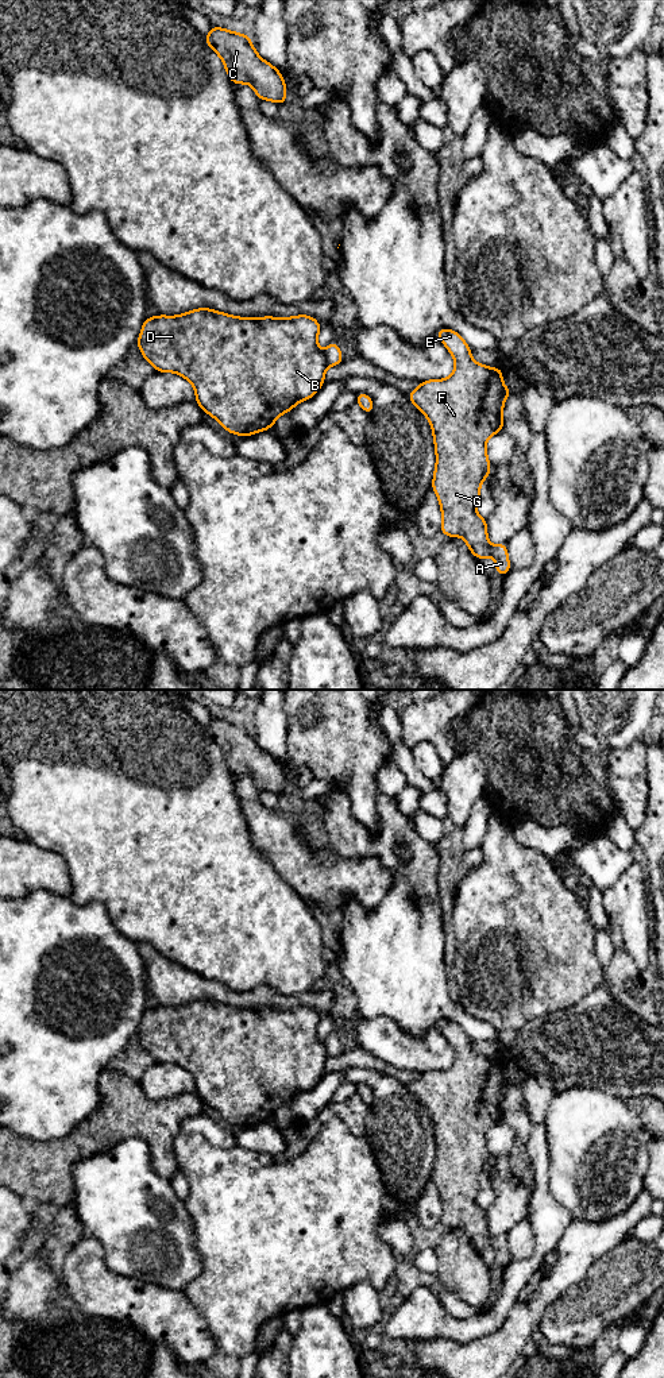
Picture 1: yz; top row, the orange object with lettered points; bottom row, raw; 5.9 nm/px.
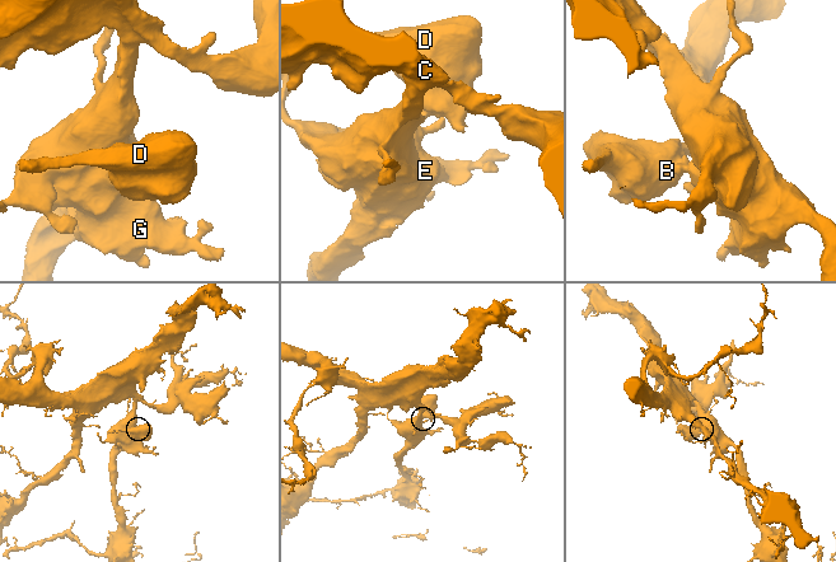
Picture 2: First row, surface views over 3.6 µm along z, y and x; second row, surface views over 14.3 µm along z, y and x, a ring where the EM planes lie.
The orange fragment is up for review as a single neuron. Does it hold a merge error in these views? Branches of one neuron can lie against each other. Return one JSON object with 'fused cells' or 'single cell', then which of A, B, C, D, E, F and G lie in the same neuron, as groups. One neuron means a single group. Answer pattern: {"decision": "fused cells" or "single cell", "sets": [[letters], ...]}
{"decision": "fused cells", "sets": [["A", "C", "E", "F", "G"], ["B", "D"]]}

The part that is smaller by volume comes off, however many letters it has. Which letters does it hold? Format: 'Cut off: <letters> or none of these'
Cut off: B, D

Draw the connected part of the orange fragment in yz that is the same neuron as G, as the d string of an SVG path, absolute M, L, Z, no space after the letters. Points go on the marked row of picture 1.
M441 328L436 336L451 352L455 370L445 379L421 382L406 395L429 420L433 433L436 466L432 490L437 495L441 509L440 532L447 537L463 537L478 560L491 556L495 561L495 572L505 576L511 571L507 544L491 545L489 543L487 521L476 513L476 505L480 485L493 470L486 452L486 441L503 431L503 404L513 391L503 383L503 370L476 363L470 354L471 347L456 331Z

